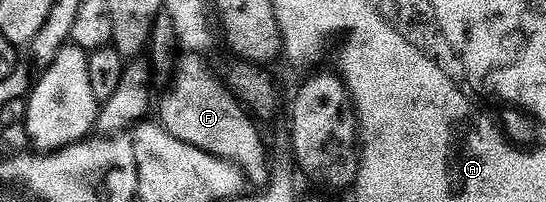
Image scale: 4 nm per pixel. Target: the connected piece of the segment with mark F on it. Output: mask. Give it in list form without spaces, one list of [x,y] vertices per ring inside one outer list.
[[[183,53],[176,58],[174,74],[169,79],[171,84],[159,103],[159,126],[173,137],[239,167],[248,184],[266,184],[269,151],[265,145],[263,148],[263,141],[255,129],[256,122],[231,93],[228,84],[203,68],[202,58],[204,56],[199,53]]]

